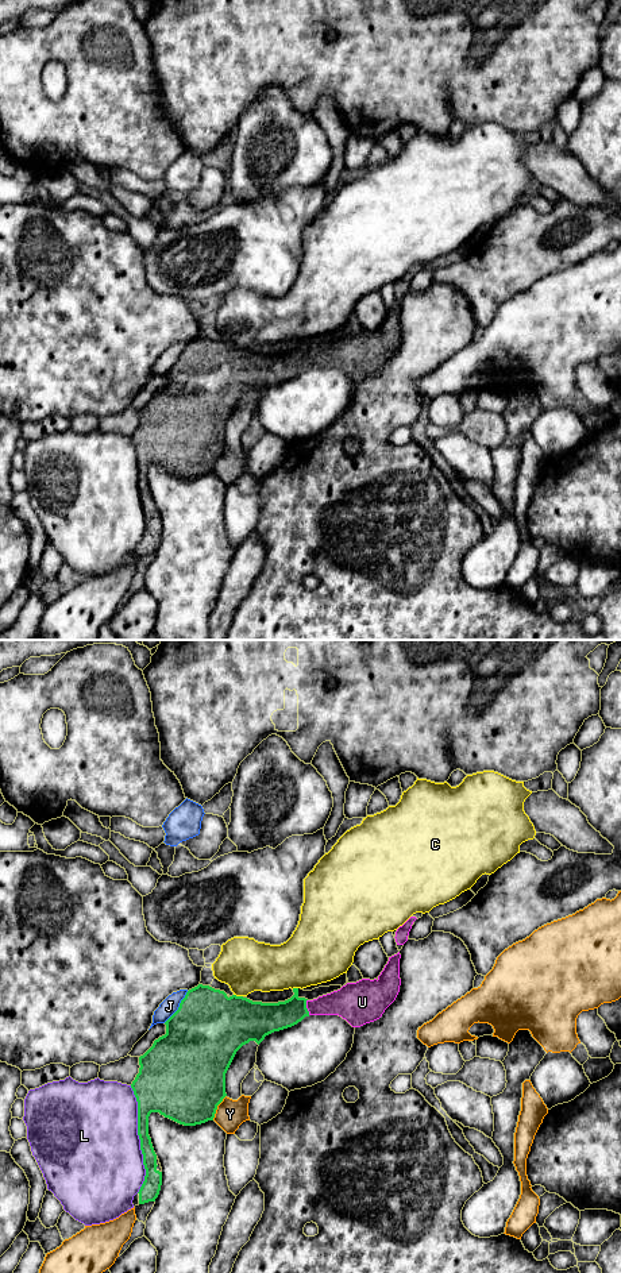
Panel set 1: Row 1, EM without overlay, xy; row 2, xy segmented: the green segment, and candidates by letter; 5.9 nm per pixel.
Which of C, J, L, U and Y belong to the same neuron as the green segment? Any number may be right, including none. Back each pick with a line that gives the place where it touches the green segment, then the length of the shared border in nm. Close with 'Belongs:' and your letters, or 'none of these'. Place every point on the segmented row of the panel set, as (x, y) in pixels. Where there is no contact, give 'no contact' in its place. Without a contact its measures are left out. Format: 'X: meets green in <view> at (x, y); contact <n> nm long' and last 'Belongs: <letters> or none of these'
U: meets green in xy at (305, 1007); contact 100 nm long
Belongs: U

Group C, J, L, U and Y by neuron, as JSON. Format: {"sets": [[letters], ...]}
{"sets": [["C"], ["J"], ["L"], ["U"], ["Y"]]}

